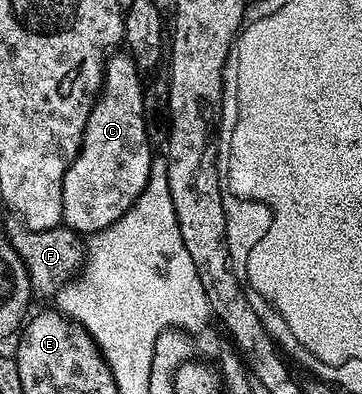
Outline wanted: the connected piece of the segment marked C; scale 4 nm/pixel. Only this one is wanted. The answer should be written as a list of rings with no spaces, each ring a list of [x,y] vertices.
[[[129,53],[111,54],[102,70],[102,89],[94,101],[94,107],[88,113],[88,121],[84,125],[82,144],[72,161],[72,165],[64,173],[62,186],[62,223],[72,231],[89,237],[95,231],[112,225],[124,215],[140,197],[150,180],[150,143],[144,121],[144,79]]]

